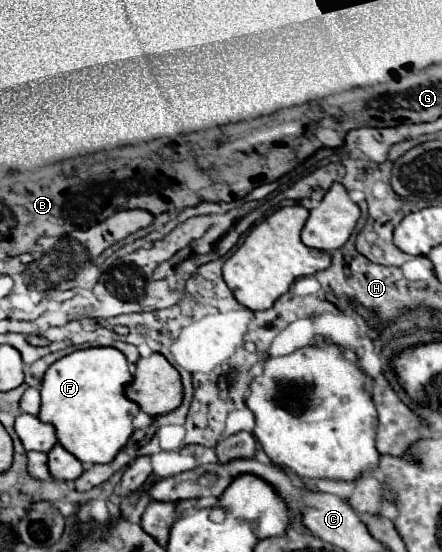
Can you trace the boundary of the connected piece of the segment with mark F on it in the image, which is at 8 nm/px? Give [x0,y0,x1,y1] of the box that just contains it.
[39,347,139,463]

